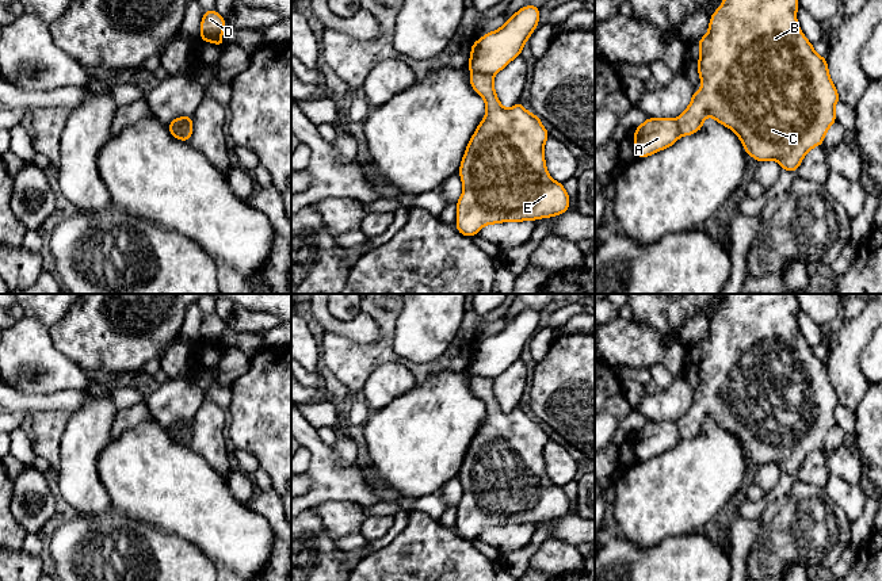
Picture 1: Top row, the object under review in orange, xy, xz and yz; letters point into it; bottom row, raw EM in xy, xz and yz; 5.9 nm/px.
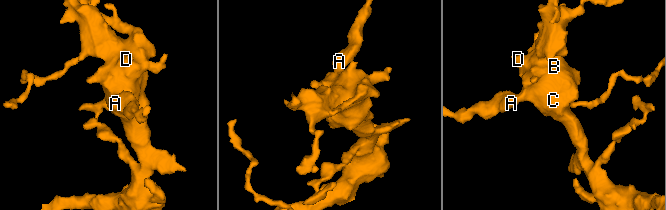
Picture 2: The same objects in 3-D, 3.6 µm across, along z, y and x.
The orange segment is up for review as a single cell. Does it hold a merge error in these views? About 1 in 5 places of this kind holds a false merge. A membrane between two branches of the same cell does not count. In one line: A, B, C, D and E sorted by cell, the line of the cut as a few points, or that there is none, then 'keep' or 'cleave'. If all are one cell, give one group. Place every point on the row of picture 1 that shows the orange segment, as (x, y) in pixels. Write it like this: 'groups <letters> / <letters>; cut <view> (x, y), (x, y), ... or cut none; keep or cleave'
groups A / B C D E; cut xy (191, 118), (180, 125), (170, 126); cleave

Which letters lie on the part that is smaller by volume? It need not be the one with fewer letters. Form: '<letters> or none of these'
A

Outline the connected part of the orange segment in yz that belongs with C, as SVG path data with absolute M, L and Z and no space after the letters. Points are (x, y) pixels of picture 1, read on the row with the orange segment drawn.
M723 0L717 11L710 18L710 26L707 34L698 41L699 43L699 62L698 73L702 81L702 89L694 91L691 103L686 111L677 116L676 123L680 129L681 135L691 135L699 131L703 126L706 116L713 116L718 123L733 130L741 139L747 154L756 158L759 163L768 160L776 160L782 169L797 172L802 158L806 153L824 144L828 129L836 122L835 106L840 100L836 87L833 85L825 57L818 56L813 43L810 43L797 23L797 8L799 7L798 0Z

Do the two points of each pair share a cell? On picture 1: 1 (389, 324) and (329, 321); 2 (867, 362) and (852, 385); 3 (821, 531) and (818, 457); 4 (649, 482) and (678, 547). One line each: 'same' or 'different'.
1: different
2: different
3: different
4: different

